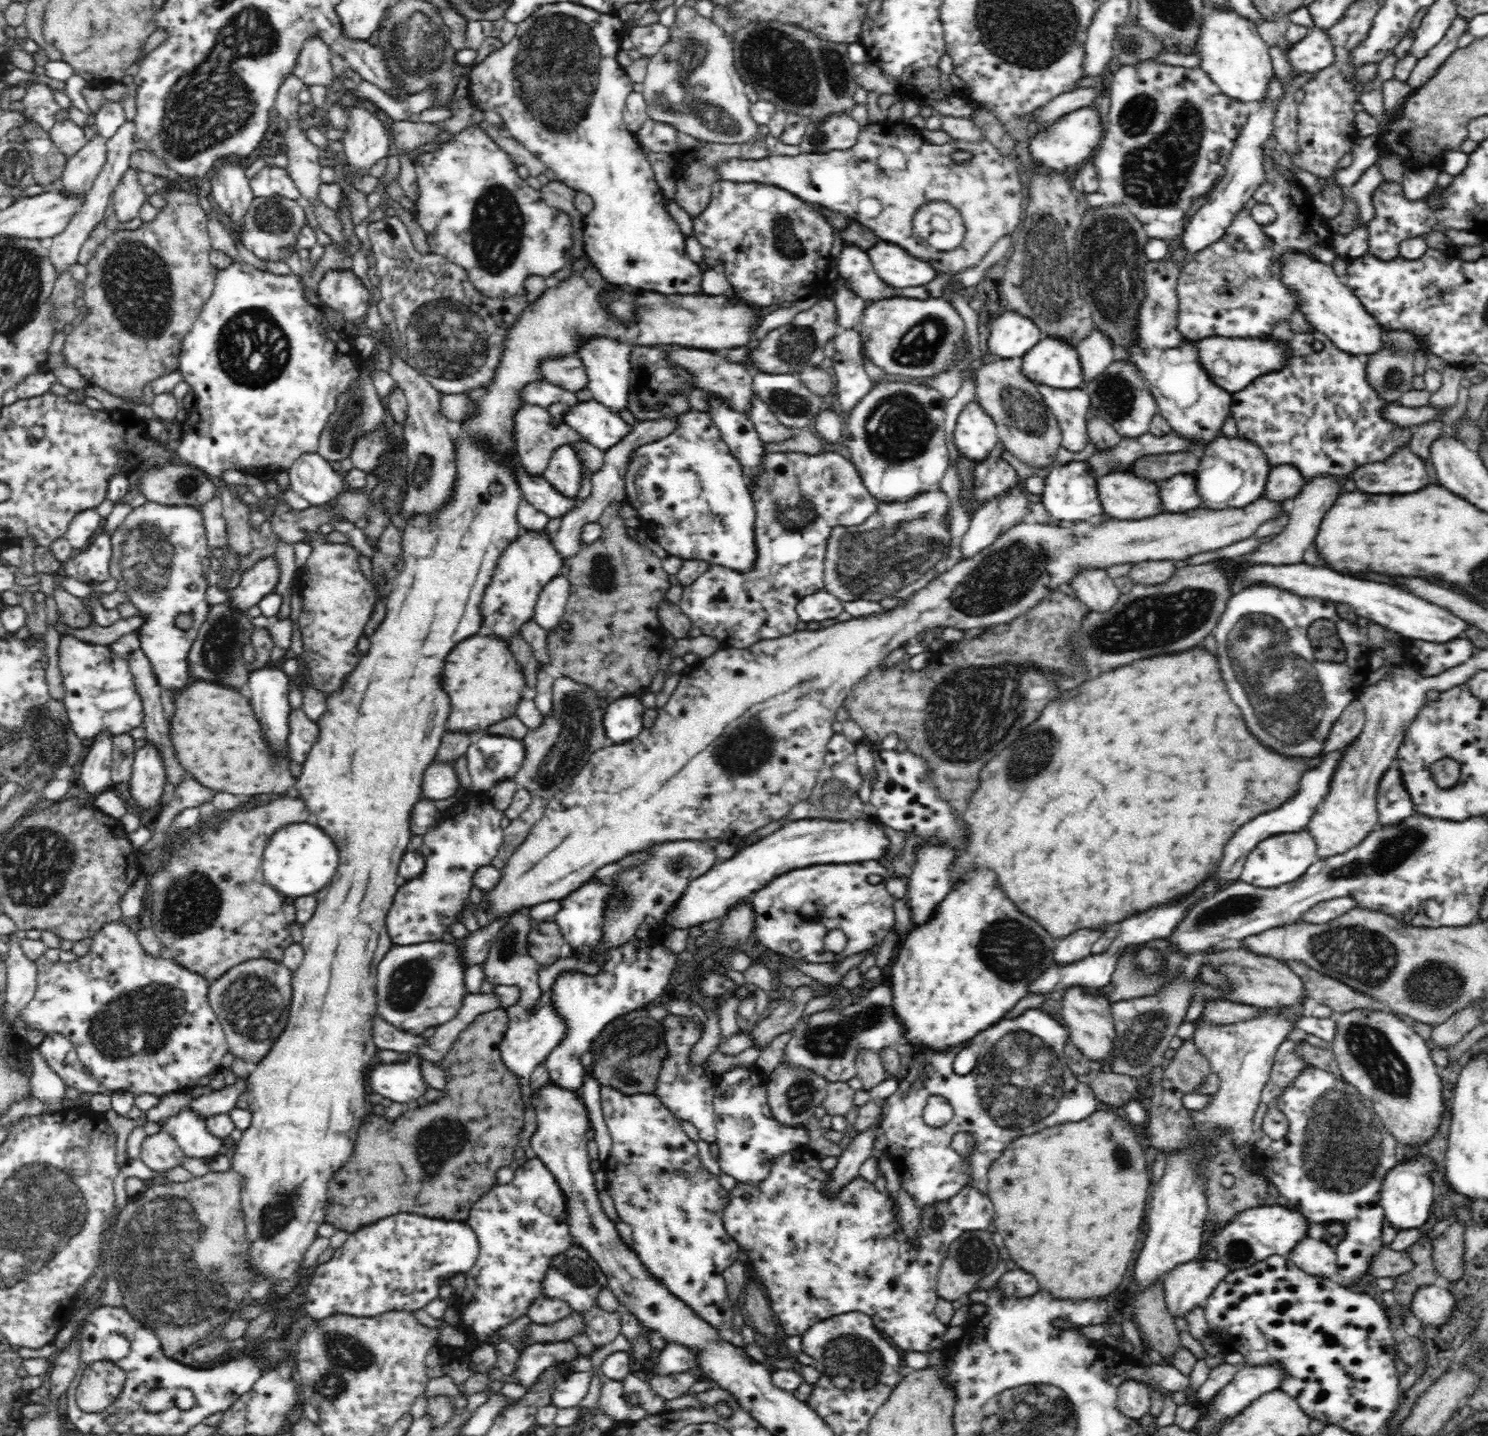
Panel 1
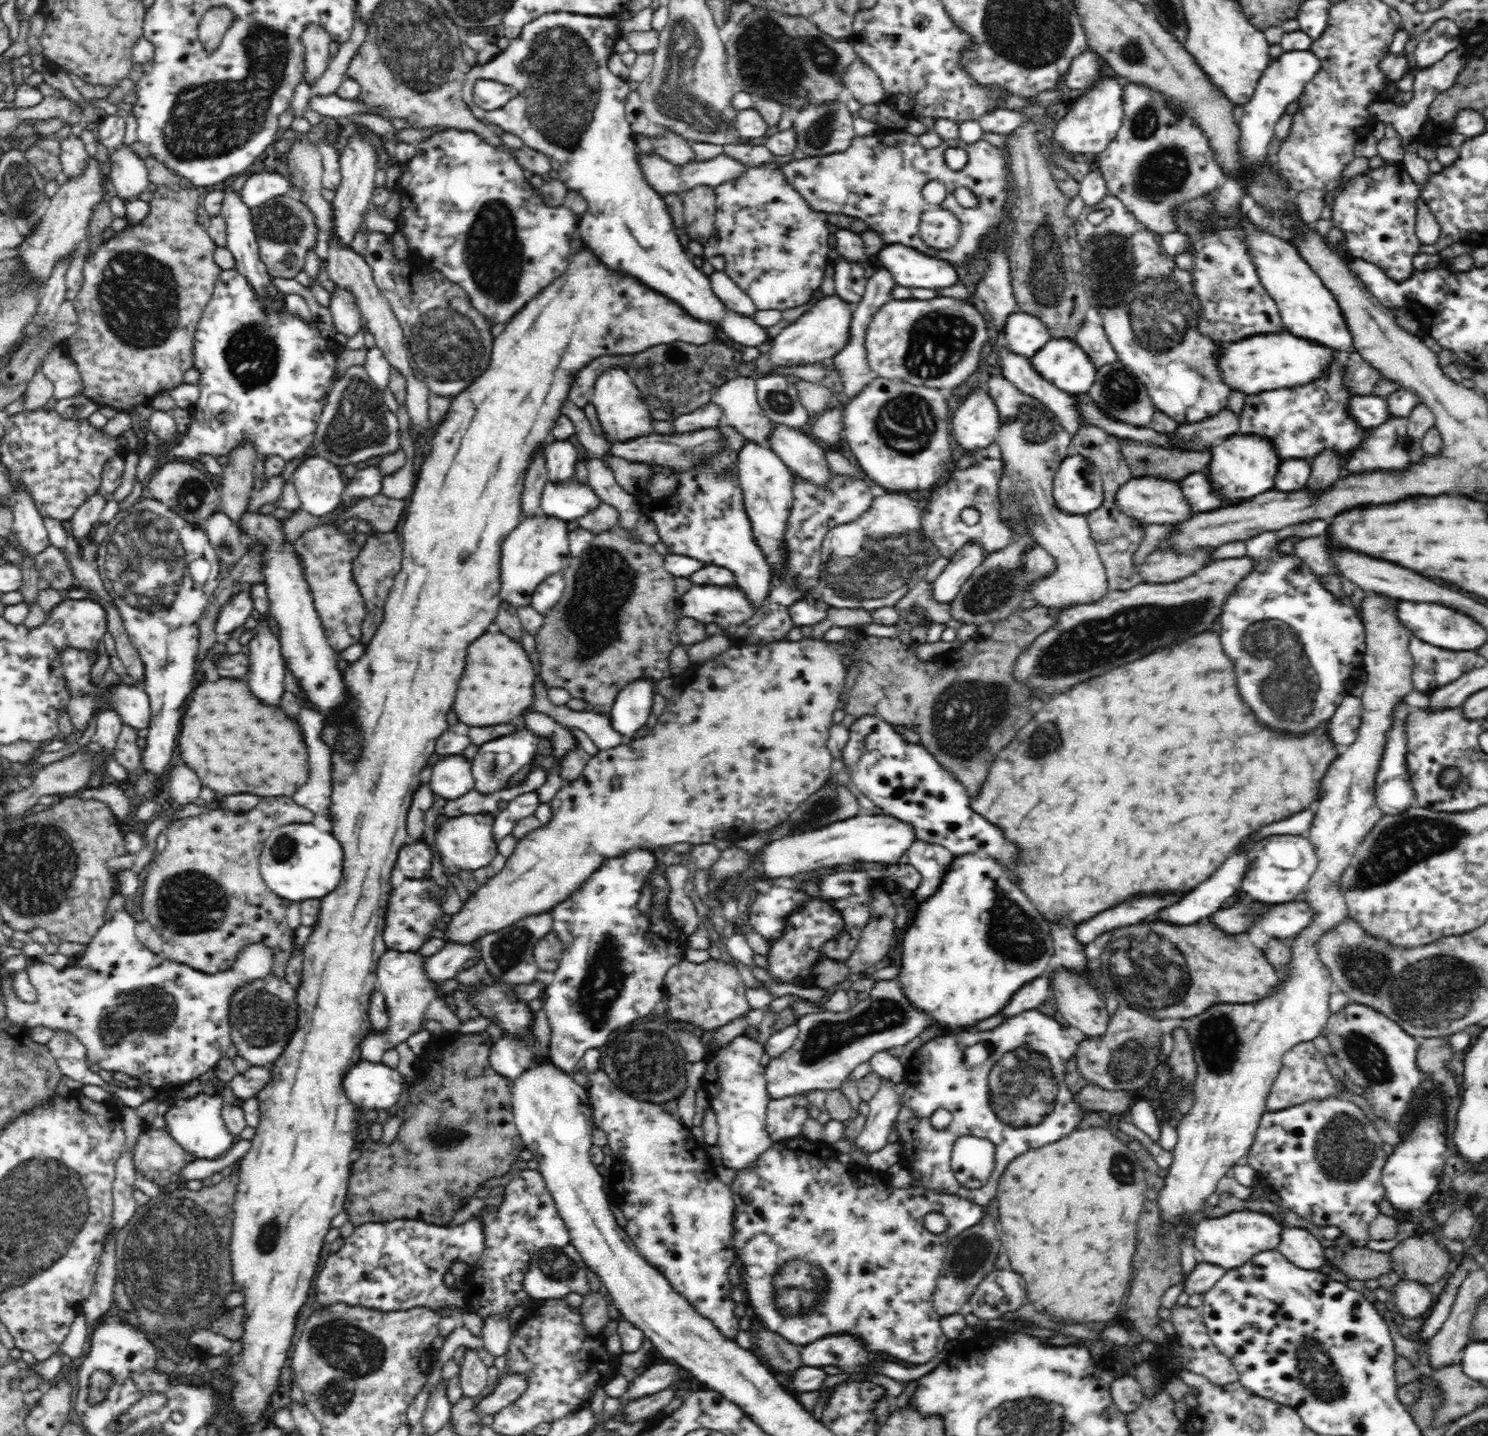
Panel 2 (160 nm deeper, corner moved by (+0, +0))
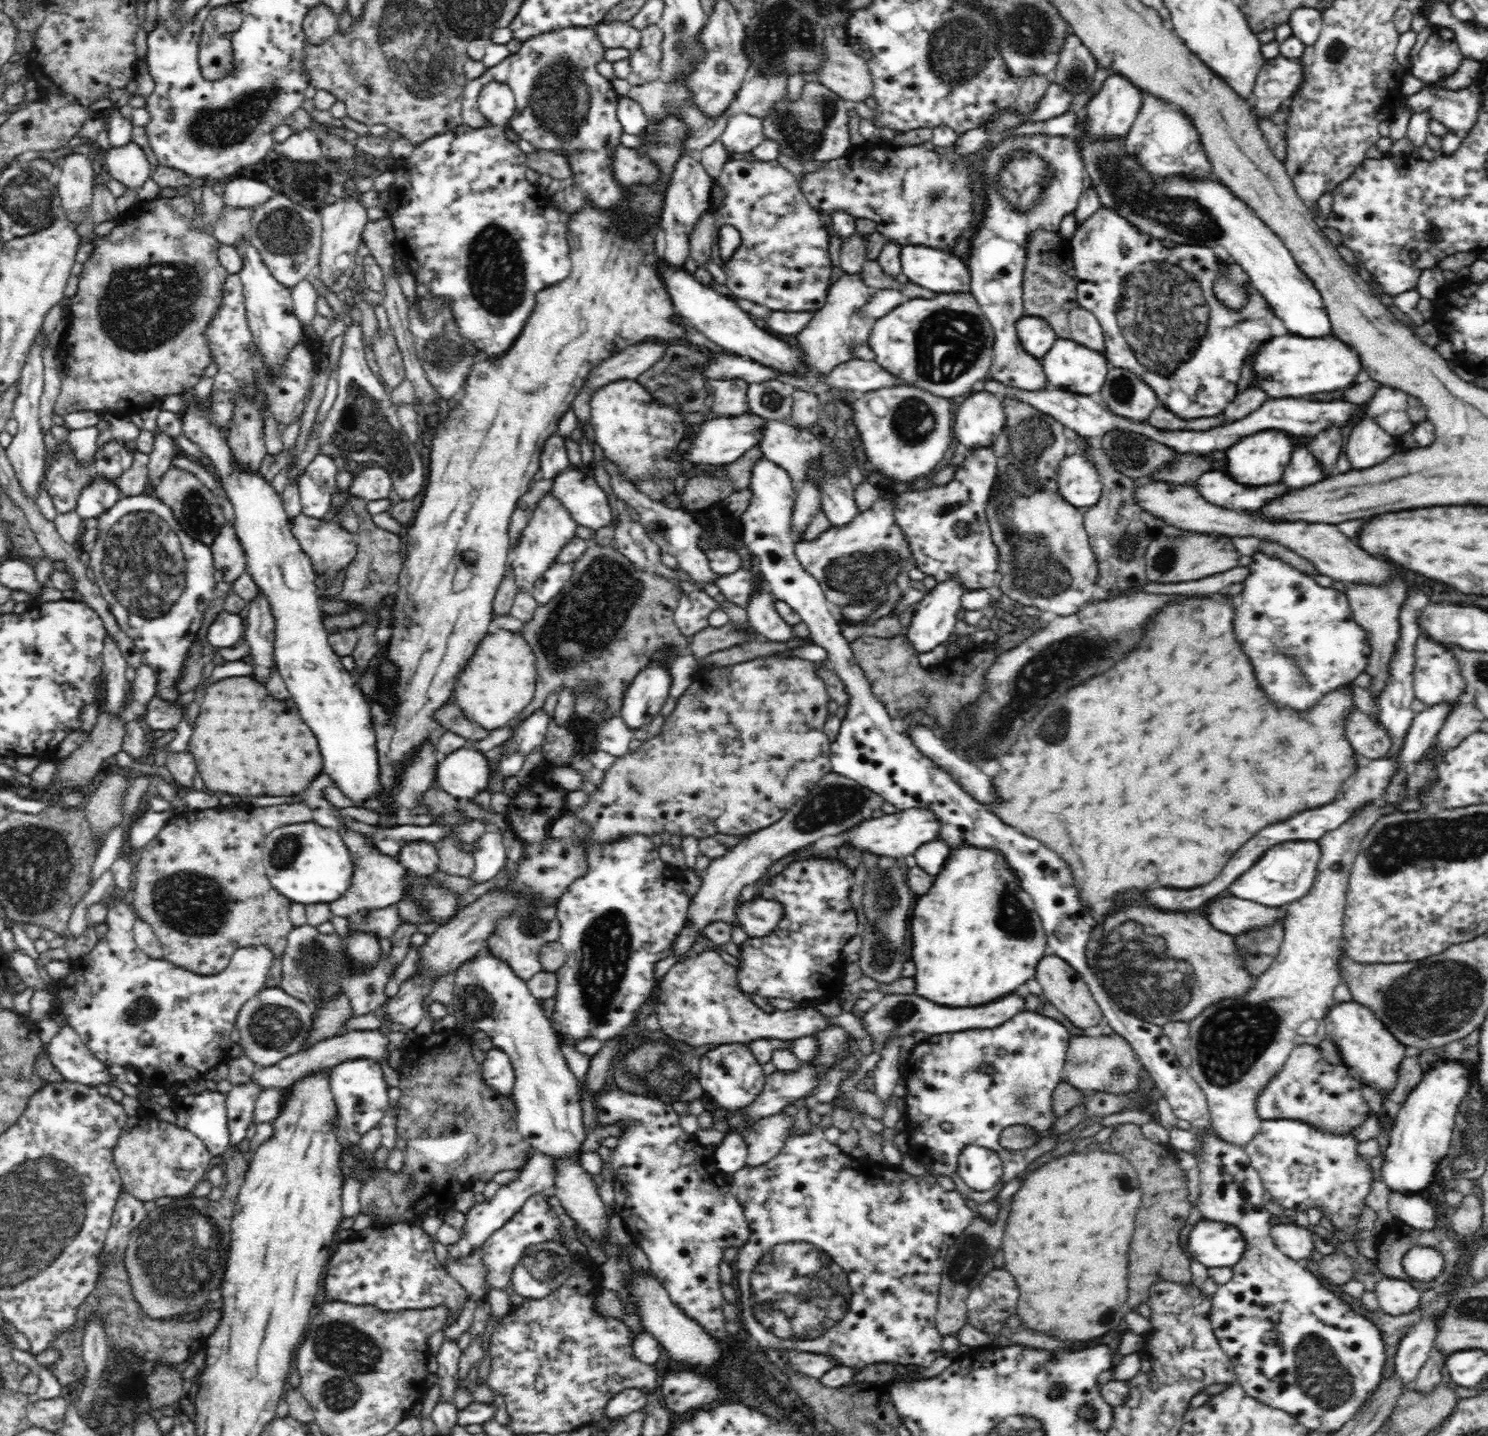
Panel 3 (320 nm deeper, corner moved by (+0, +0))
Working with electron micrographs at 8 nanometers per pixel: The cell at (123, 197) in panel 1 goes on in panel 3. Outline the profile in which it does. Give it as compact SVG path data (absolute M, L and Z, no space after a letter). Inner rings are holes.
M130 142L126 146L112 147L105 153L107 171L124 186L138 191L149 179L150 164L138 144Z

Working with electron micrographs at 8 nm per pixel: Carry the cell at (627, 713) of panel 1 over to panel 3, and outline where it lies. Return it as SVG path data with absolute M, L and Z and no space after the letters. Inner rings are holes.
M661 654L635 676L622 696L619 716L633 730L644 728L668 700L672 675L661 666Z

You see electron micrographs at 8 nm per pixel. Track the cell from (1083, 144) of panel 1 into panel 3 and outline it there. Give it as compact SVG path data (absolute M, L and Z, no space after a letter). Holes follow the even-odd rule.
M1117 74L1108 76L1104 86L1094 96L1090 97L1088 108L1086 108L1086 112L1088 112L1088 134L1092 136L1092 138L1088 138L1088 141L1098 143L1101 140L1123 138L1138 116L1143 93L1124 76Z

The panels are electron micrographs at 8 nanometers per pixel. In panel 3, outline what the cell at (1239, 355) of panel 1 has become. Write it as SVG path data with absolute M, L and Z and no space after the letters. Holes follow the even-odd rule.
M1288 333L1260 342L1253 360L1253 384L1269 398L1303 397L1348 388L1363 370L1359 355L1338 337L1311 339Z

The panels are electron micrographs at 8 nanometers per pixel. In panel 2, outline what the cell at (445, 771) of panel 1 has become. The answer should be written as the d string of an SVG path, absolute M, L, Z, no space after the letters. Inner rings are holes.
M462 755L440 757L426 774L426 783L434 794L448 801L456 800L475 788L471 766L471 761Z

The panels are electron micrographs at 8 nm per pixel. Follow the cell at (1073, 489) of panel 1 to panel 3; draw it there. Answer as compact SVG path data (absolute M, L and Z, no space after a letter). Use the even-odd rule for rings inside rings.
M1084 454L1066 455L1057 472L1059 494L1072 507L1083 511L1101 498L1102 481L1094 463Z

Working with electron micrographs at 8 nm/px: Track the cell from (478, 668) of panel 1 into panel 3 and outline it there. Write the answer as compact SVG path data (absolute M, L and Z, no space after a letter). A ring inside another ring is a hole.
M503 629L496 630L496 634L486 634L486 640L478 644L478 650L462 670L462 676L458 676L458 690L454 690L456 702L472 722L478 722L486 730L506 726L534 698L536 688L534 660L536 658L532 654L532 648L520 634Z

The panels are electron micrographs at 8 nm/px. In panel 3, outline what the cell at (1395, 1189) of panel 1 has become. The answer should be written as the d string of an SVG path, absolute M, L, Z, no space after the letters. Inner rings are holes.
M1441 1059L1435 1063L1433 1067L1431 1067L1428 1071L1423 1074L1421 1081L1414 1087L1414 1090L1408 1094L1406 1101L1402 1104L1402 1108L1400 1108L1400 1112L1398 1112L1398 1116L1395 1119L1391 1120L1390 1124L1390 1132L1389 1132L1389 1145L1387 1146L1384 1154L1383 1154L1383 1162L1382 1162L1382 1180L1386 1183L1386 1186L1390 1188L1392 1191L1402 1192L1406 1195L1412 1194L1420 1194L1424 1189L1426 1189L1434 1180L1435 1180L1435 1172L1437 1172L1438 1164L1451 1152L1451 1142L1452 1140L1452 1128L1458 1128L1458 1126L1454 1126L1454 1116L1456 1116L1456 1112L1458 1112L1458 1104L1462 1102L1462 1100L1466 1100L1466 1096L1468 1096L1468 1092L1470 1092L1470 1067L1462 1061L1459 1060L1445 1060Z

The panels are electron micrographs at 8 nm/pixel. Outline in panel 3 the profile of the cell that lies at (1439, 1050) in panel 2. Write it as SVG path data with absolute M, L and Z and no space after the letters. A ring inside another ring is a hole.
M1419 1055L1409 1057L1405 1056L1400 1063L1398 1069L1398 1078L1394 1088L1390 1091L1390 1094L1386 1094L1386 1102L1394 1102L1394 1104L1402 1105L1414 1087L1421 1081L1423 1074L1425 1073L1420 1067Z

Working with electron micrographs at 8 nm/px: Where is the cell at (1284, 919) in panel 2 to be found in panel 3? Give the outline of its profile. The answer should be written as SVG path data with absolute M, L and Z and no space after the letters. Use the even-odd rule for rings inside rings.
M1222 895L1208 904L1201 912L1205 911L1205 917L1210 924L1216 930L1234 936L1252 929L1272 926L1278 919L1284 920L1287 915L1286 906L1267 907L1227 895Z

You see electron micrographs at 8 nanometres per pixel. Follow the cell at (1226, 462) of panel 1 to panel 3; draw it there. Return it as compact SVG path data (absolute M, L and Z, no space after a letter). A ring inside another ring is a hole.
M1260 431L1253 435L1240 437L1230 448L1225 450L1225 472L1236 484L1244 487L1260 488L1276 484L1282 480L1290 456L1296 448L1291 446L1291 436L1283 431Z

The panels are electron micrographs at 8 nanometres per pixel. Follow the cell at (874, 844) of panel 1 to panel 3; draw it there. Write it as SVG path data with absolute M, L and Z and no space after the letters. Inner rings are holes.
M911 808L898 811L893 814L884 814L880 817L869 817L850 838L850 844L868 850L872 855L887 856L887 858L905 858L925 842L937 838L937 822L930 810L922 808Z

